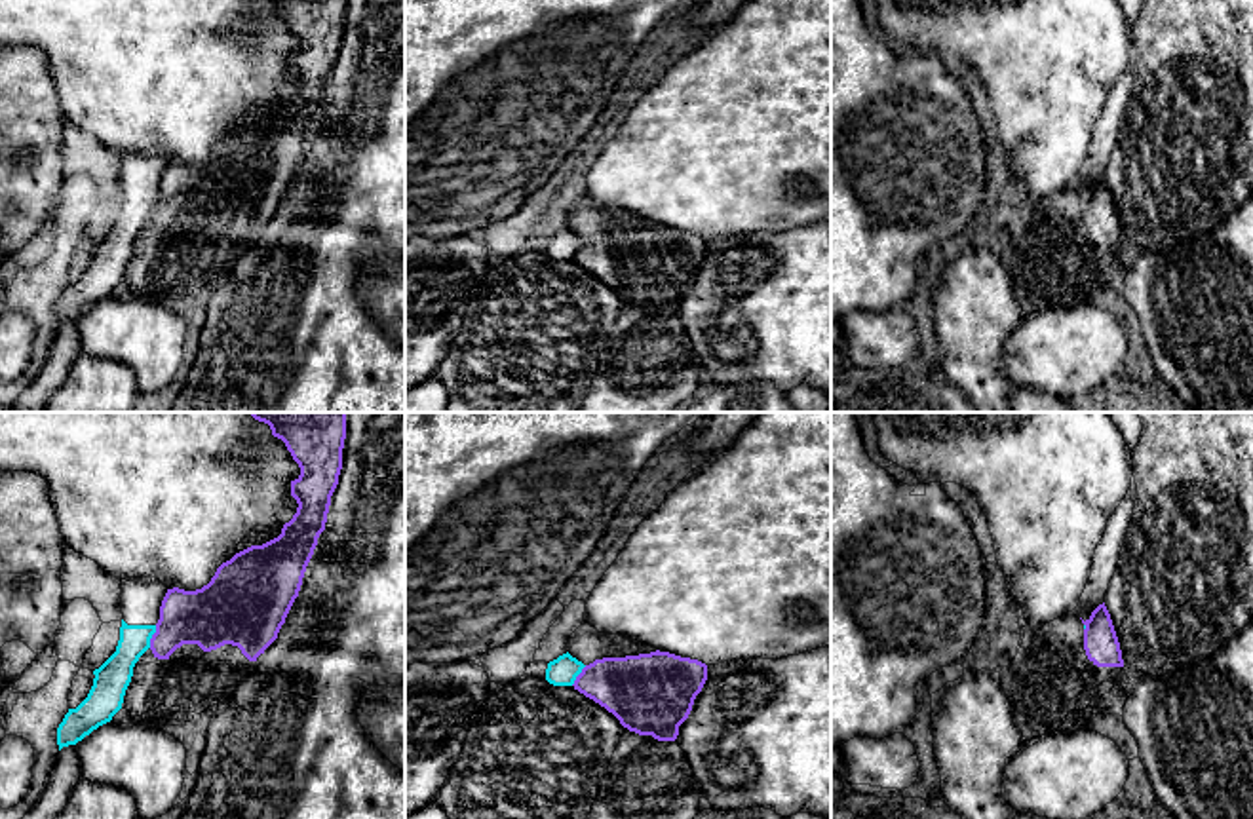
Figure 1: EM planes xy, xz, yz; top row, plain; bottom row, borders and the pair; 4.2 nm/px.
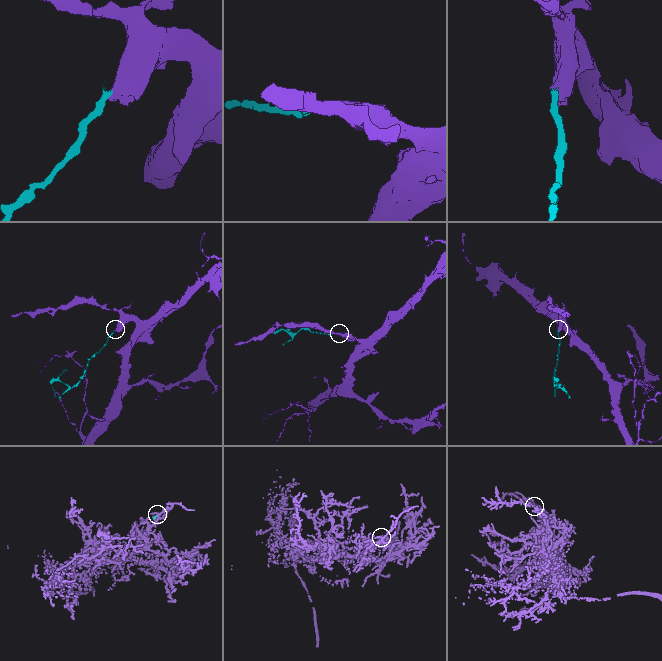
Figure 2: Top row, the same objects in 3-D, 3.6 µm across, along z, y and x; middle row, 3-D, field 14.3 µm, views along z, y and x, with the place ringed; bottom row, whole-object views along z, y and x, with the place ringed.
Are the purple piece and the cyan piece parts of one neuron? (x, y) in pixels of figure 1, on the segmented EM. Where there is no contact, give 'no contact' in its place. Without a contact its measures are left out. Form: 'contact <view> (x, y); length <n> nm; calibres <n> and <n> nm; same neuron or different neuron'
contact xy (153, 637); length 100 nm; calibres 240 and 150 nm; different neuron

